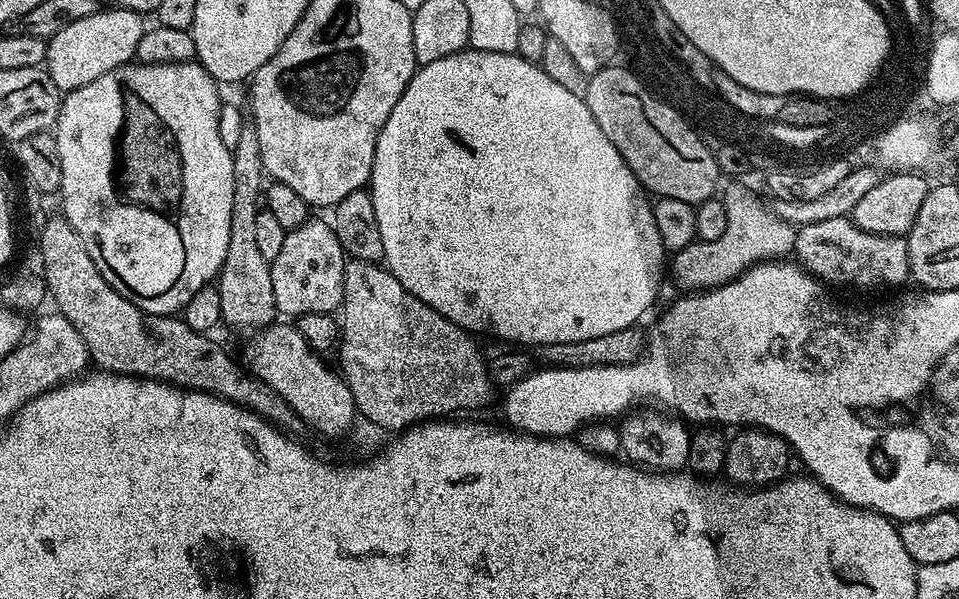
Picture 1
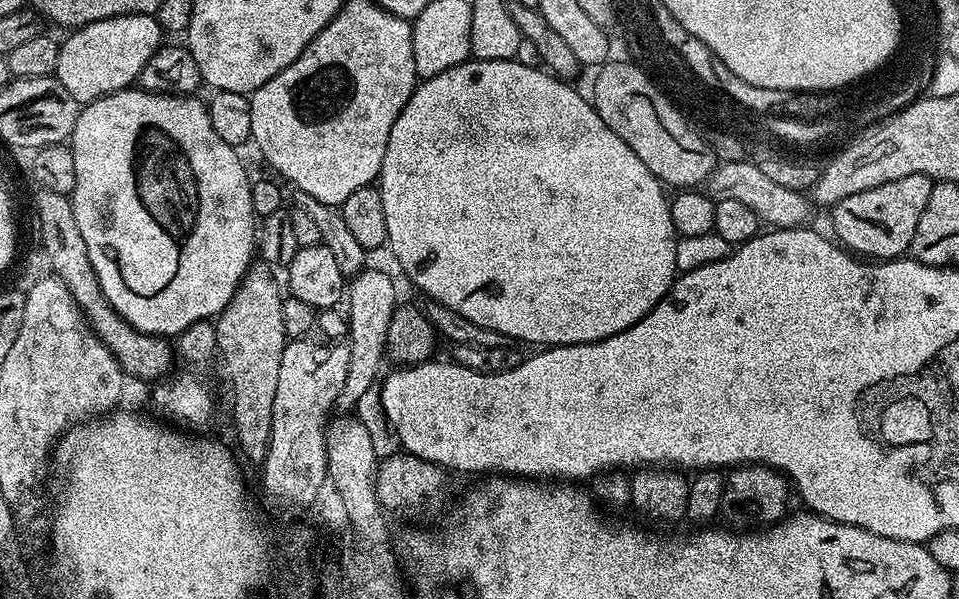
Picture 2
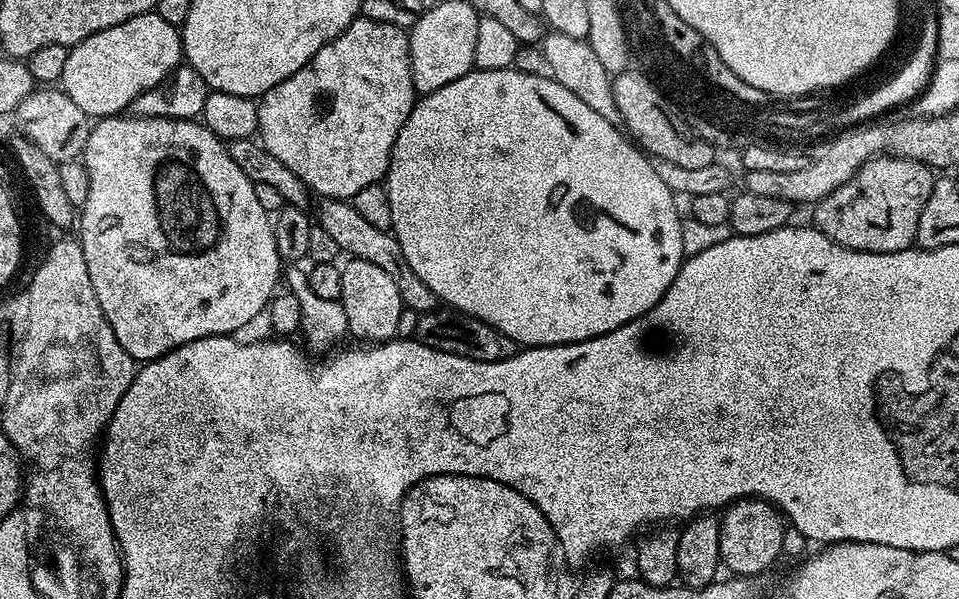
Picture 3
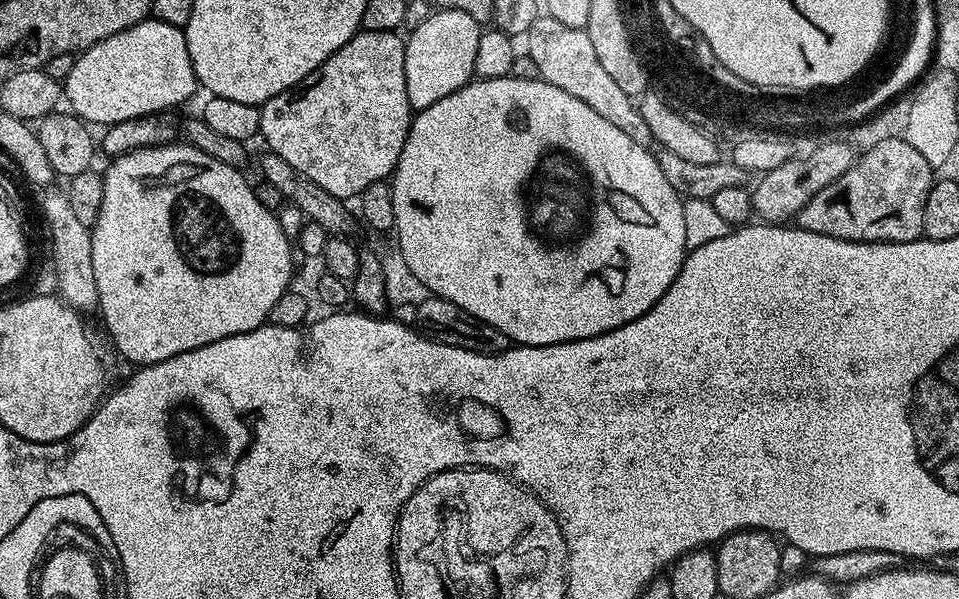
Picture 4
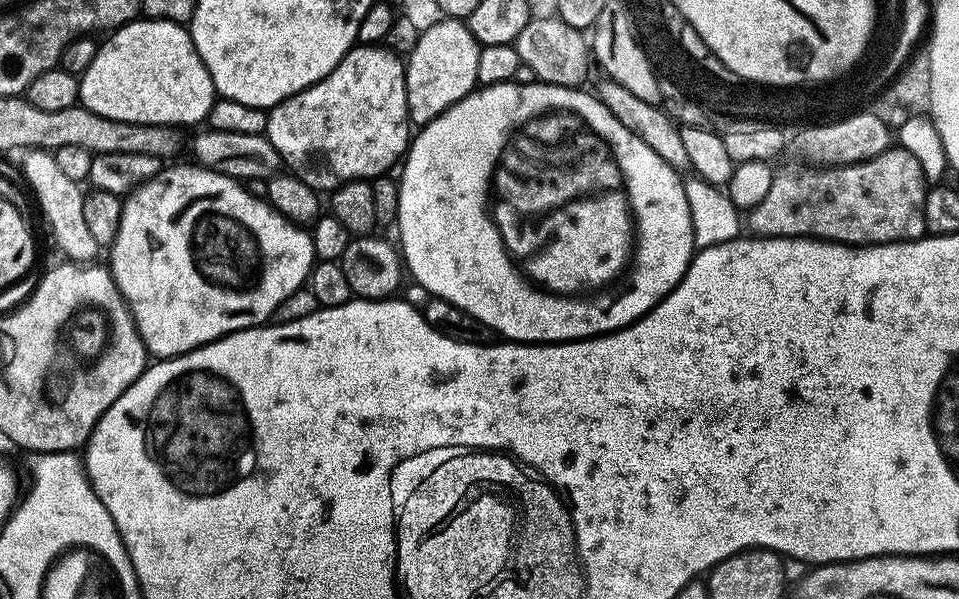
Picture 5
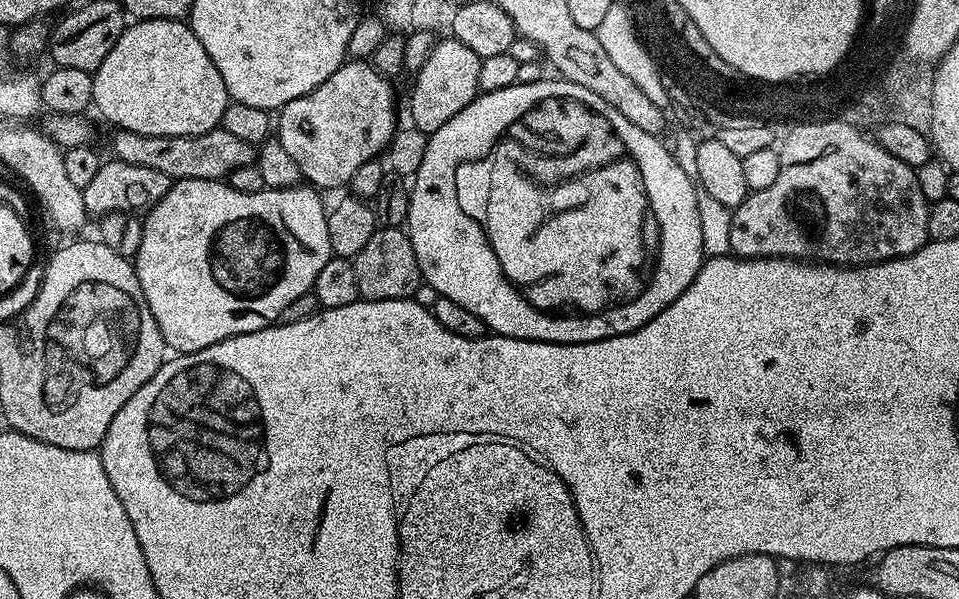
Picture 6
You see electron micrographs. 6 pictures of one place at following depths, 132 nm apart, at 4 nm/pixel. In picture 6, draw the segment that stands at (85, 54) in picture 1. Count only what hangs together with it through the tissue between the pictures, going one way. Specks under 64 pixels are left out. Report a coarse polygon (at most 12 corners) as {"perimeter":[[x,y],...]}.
{"perimeter":[[136,20],[92,73],[117,129],[217,127],[226,82],[187,23]]}

